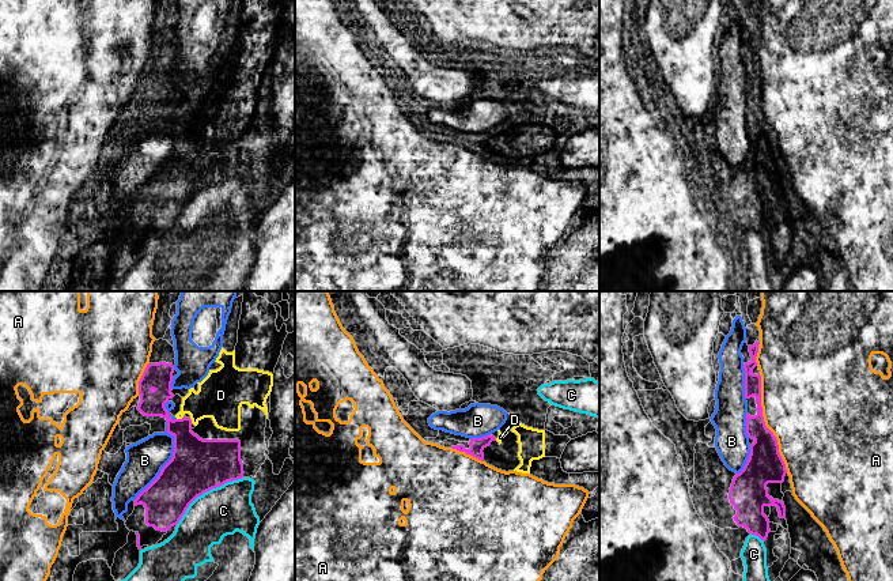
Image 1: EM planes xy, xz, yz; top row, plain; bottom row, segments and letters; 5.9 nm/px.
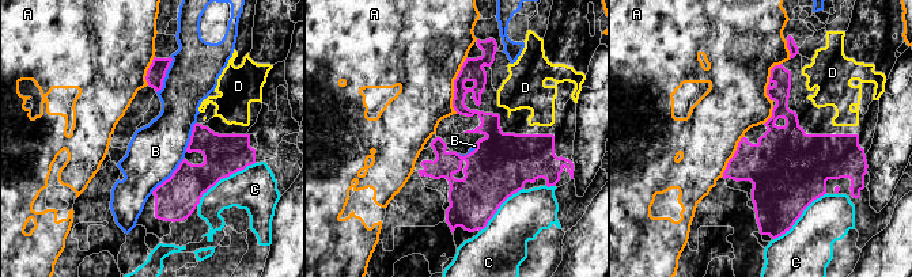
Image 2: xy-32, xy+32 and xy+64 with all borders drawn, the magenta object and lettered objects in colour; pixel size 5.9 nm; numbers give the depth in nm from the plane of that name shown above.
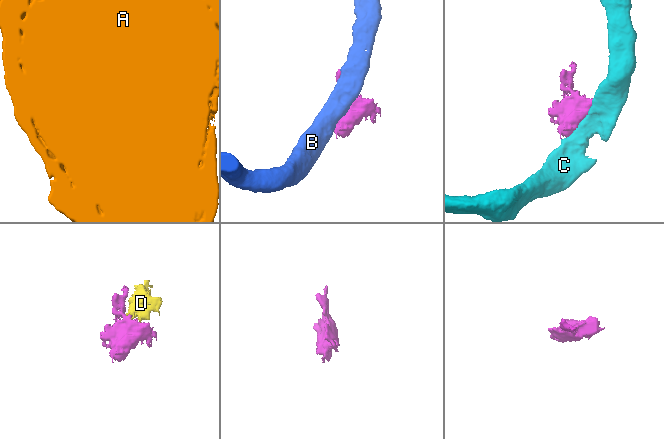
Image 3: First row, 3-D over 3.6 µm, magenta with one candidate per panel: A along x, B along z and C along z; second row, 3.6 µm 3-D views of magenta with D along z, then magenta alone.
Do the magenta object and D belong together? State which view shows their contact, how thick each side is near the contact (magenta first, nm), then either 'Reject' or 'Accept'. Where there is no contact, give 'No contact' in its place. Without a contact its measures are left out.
Touches magenta in xy. Thickness 260 nm (magenta) against 240 nm. Accept

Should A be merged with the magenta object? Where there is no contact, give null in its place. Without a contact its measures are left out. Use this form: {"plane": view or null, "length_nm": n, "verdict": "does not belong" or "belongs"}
{"plane": "yz", "length_nm": 600, "verdict": "does not belong"}

